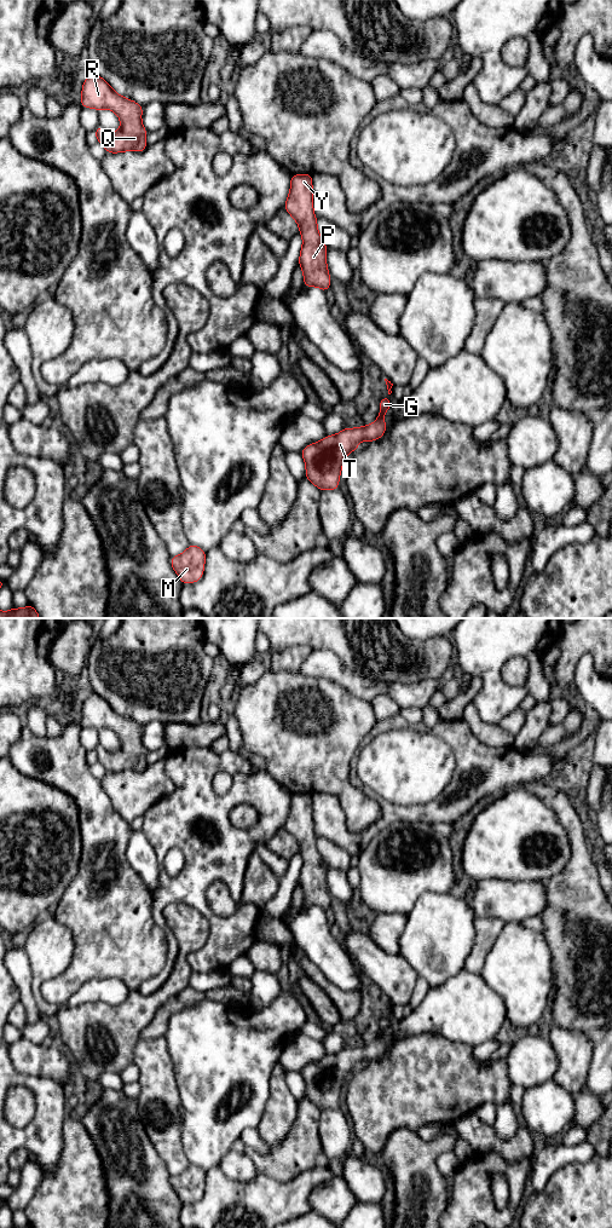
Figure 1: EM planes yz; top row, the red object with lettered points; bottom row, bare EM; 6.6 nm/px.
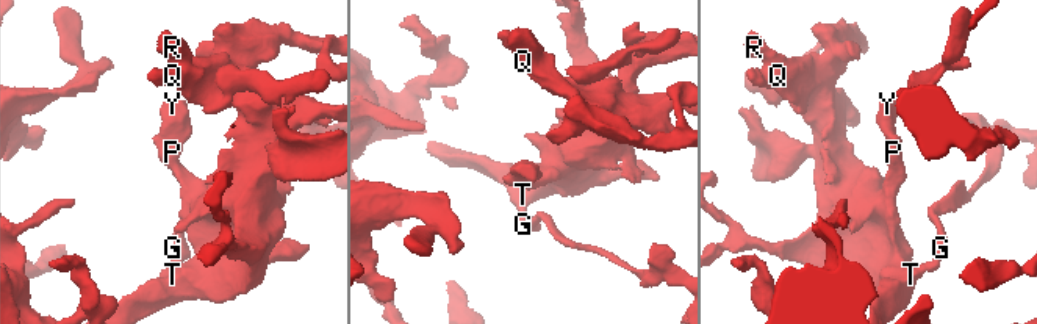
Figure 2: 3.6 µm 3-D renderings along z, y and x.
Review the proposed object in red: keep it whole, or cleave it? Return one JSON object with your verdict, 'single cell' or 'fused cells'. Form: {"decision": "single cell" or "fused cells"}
{"decision": "single cell"}

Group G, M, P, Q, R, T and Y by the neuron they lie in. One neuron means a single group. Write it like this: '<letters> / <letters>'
G M P Q R T Y

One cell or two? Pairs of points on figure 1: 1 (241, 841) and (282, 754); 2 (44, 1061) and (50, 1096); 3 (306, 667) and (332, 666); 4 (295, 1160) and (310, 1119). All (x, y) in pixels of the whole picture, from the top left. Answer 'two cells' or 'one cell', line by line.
1: two cells
2: two cells
3: one cell
4: one cell

